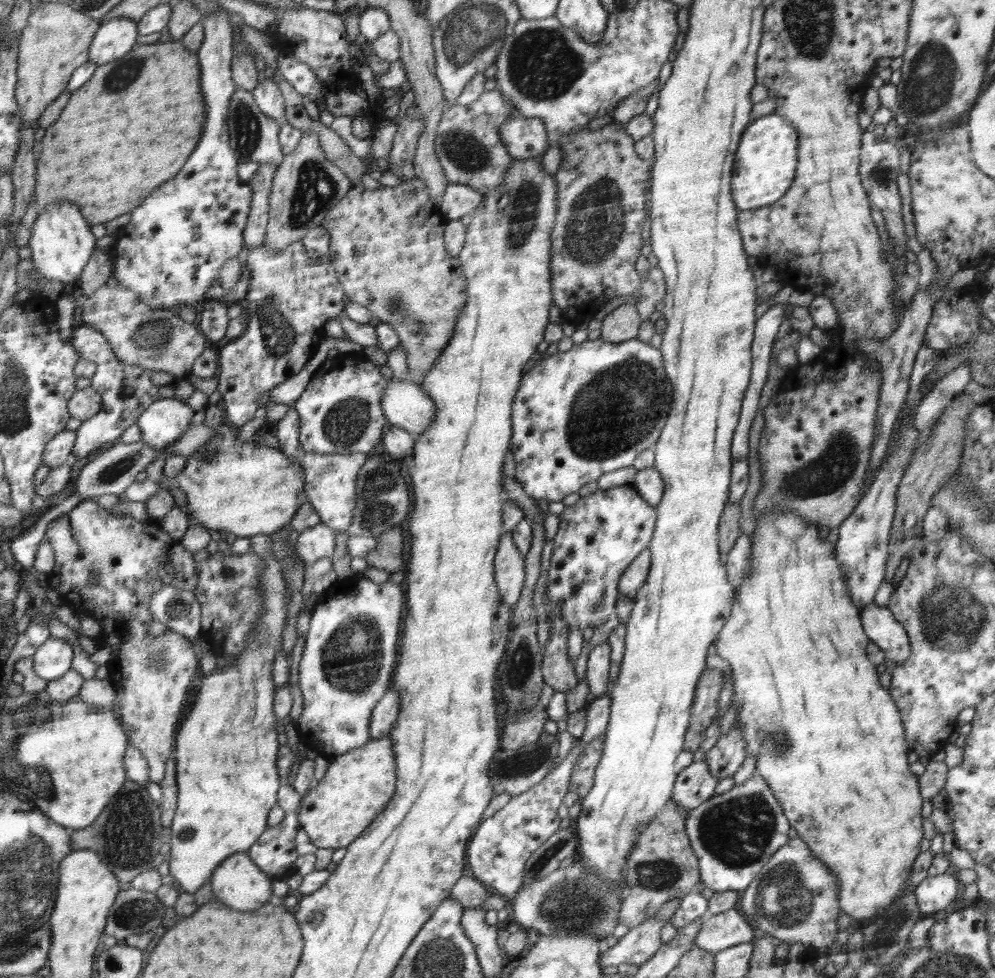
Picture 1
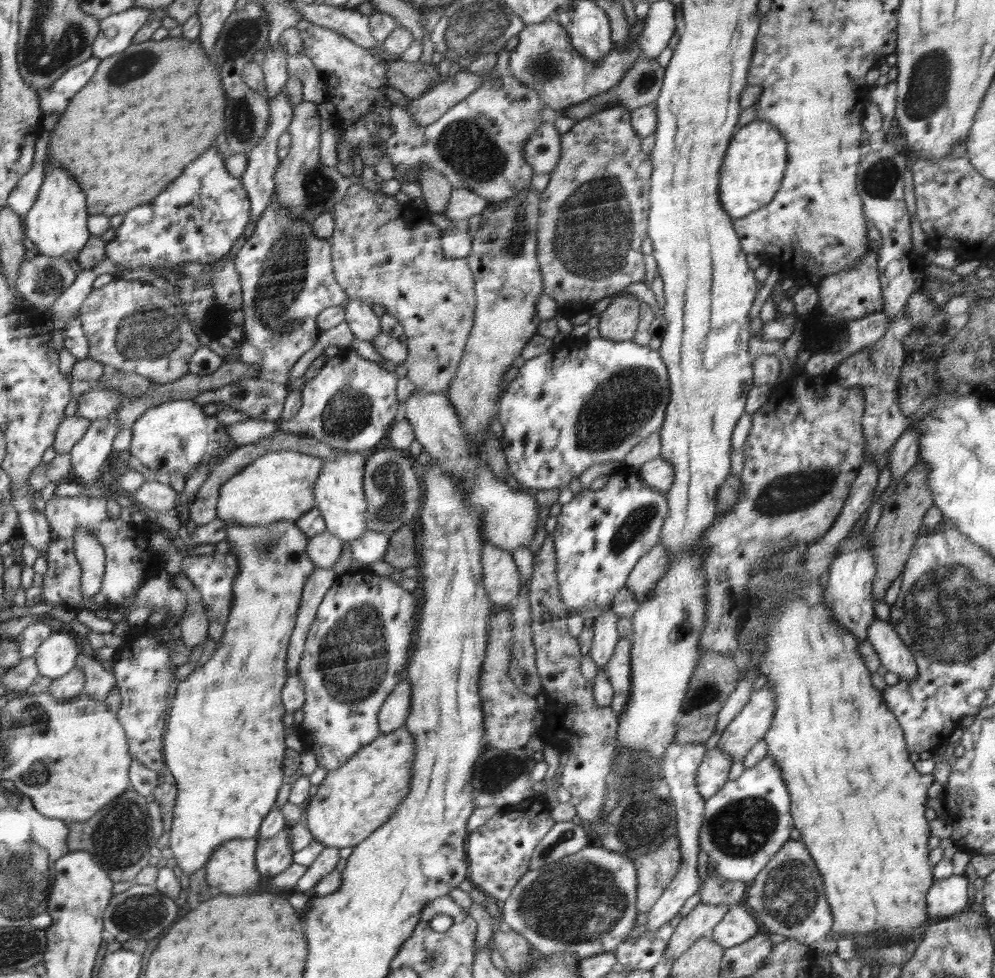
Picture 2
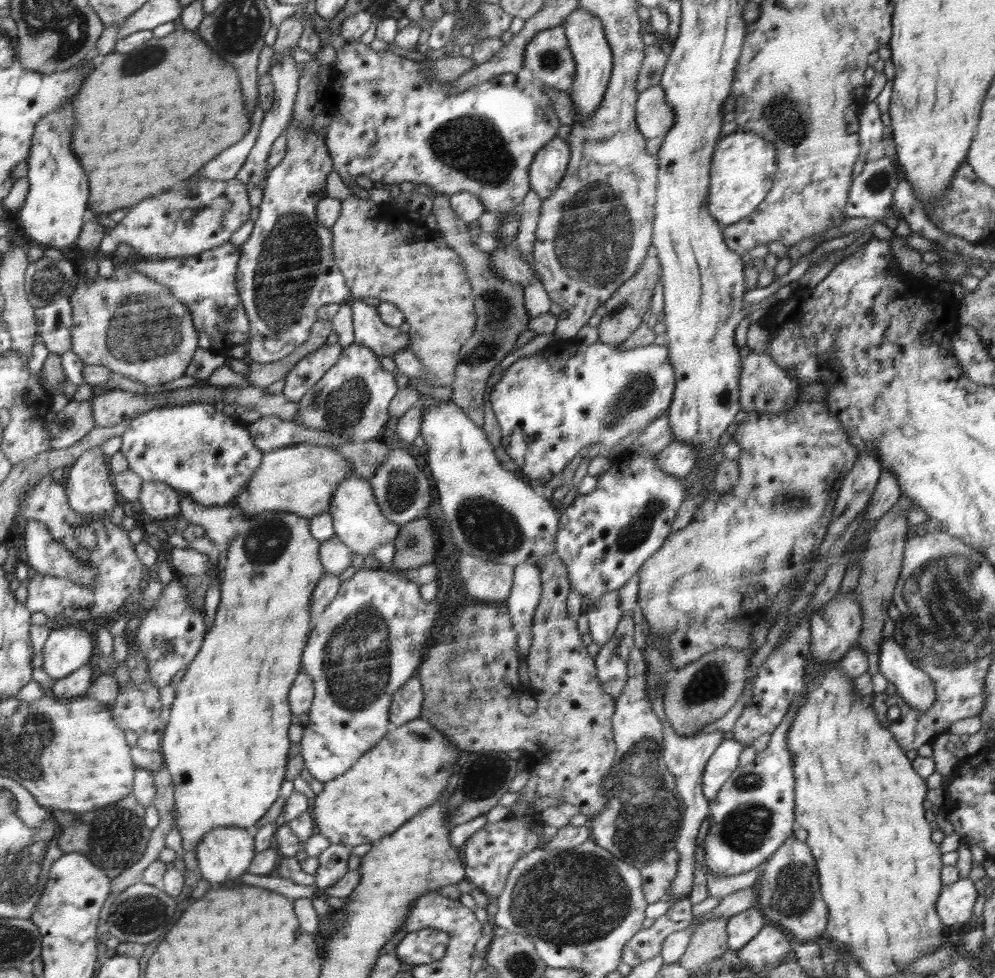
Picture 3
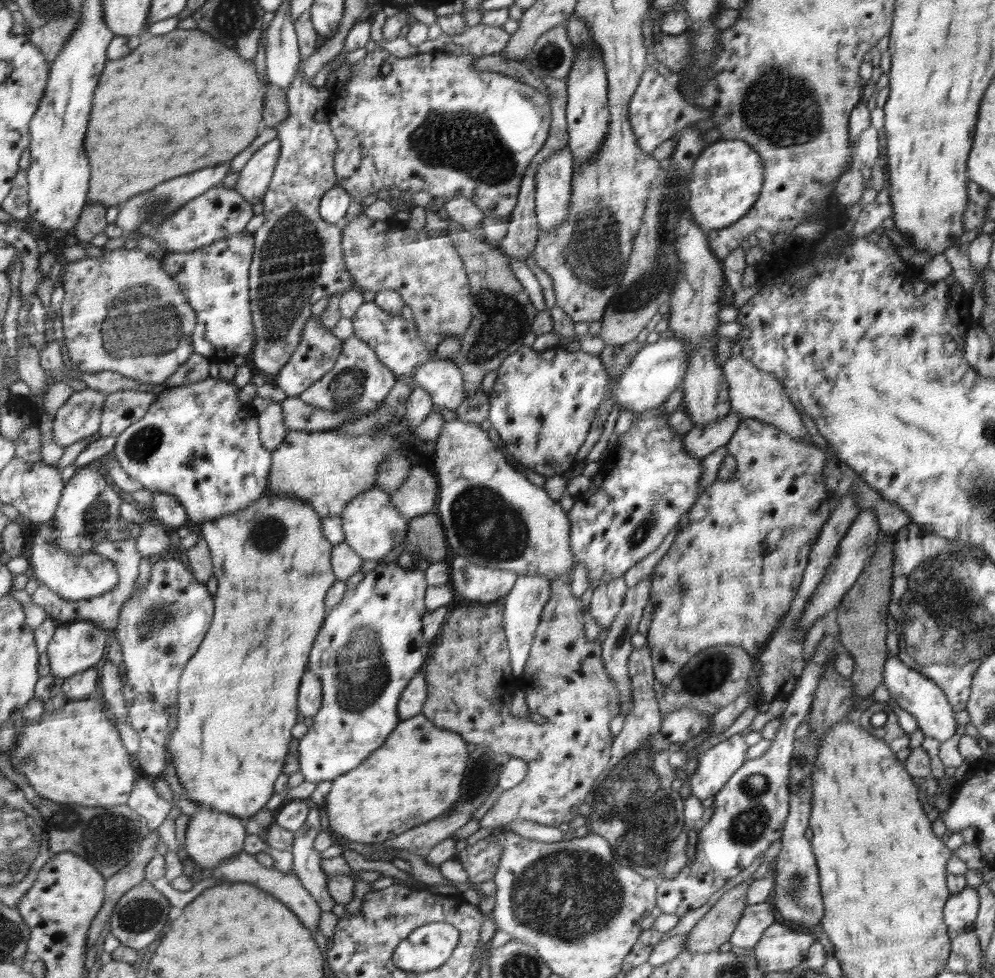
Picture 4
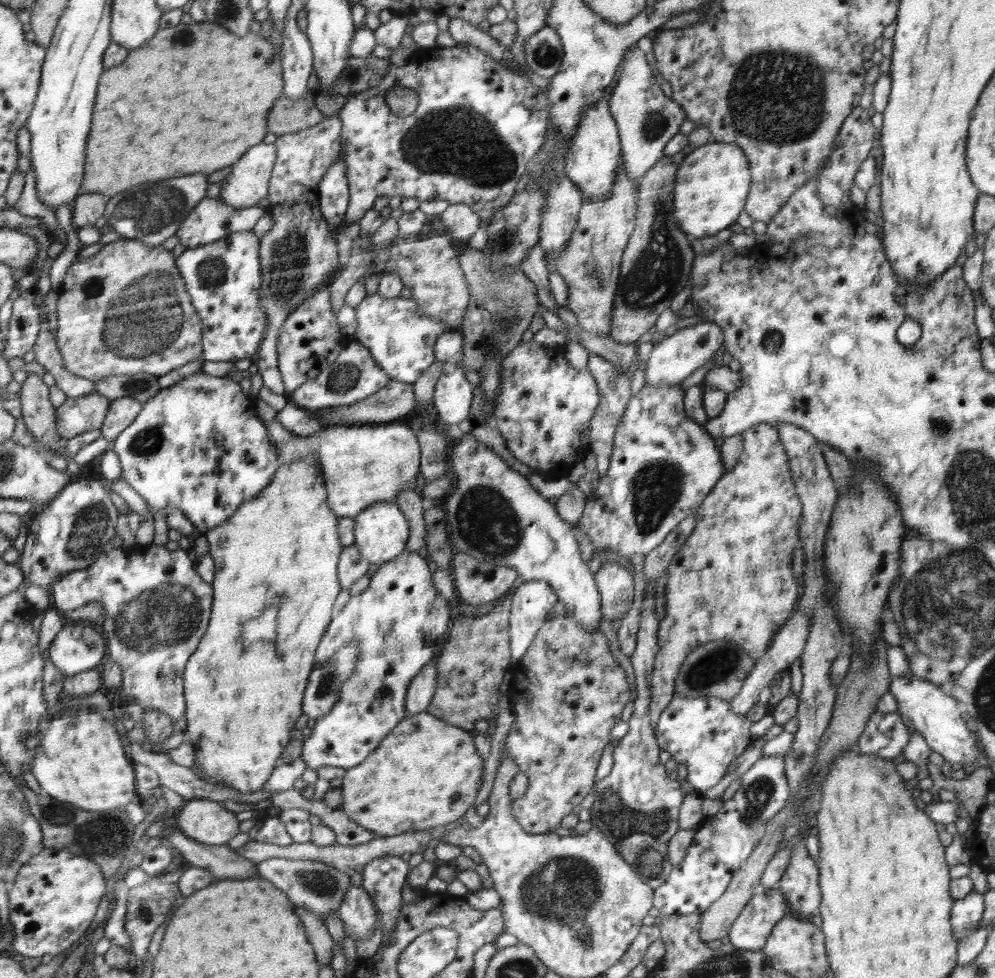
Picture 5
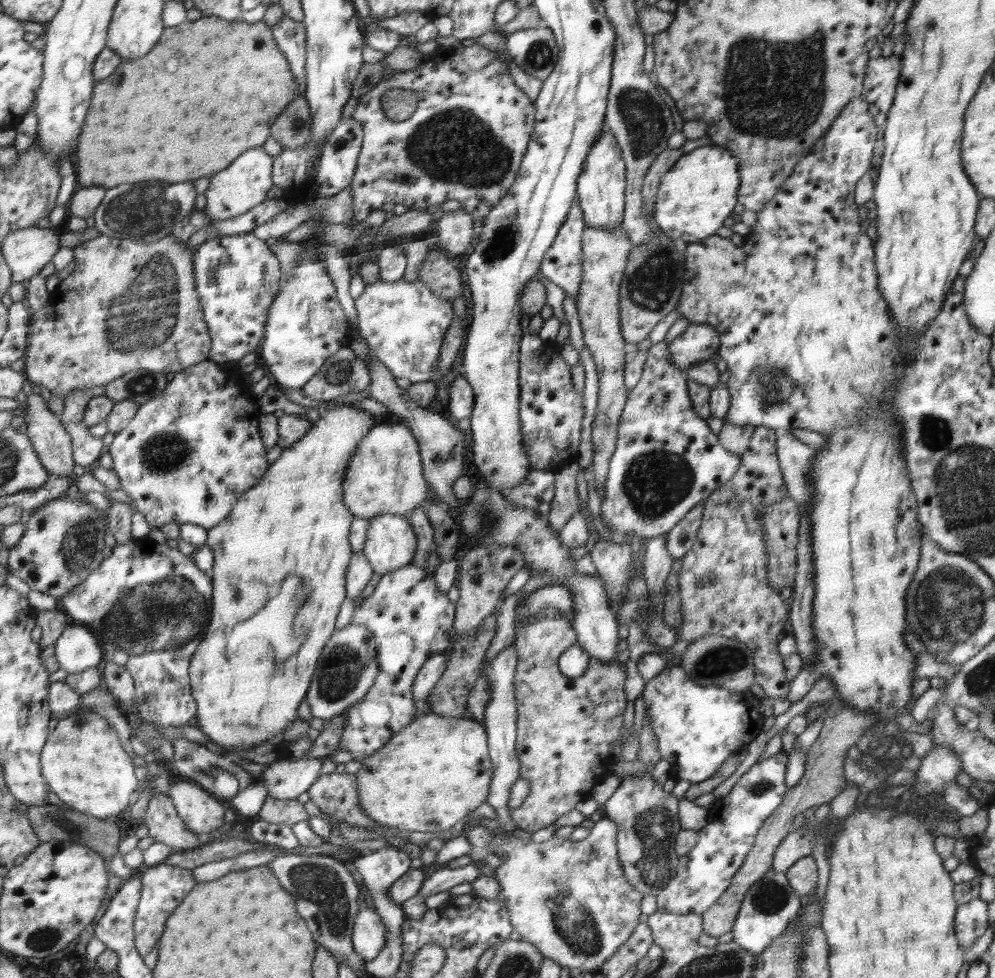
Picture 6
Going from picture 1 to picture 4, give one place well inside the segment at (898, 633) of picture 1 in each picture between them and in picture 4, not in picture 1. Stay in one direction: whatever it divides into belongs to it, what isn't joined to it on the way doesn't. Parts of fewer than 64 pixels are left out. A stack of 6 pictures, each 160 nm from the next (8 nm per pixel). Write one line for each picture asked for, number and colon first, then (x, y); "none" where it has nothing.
2: (894, 655)
3: (913, 686)
4: (925, 700)

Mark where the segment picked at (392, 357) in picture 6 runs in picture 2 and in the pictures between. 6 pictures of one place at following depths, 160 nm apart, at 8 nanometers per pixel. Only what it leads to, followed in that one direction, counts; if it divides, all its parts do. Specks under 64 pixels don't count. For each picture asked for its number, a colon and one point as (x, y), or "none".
2: (363, 322)
3: (370, 330)
4: (396, 341)
5: (401, 338)

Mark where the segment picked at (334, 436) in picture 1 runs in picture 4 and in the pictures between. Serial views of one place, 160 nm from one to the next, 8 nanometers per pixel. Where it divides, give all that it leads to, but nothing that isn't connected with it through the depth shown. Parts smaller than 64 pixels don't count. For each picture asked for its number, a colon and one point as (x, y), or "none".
2: (349, 404)
3: (352, 398)
4: (359, 381)

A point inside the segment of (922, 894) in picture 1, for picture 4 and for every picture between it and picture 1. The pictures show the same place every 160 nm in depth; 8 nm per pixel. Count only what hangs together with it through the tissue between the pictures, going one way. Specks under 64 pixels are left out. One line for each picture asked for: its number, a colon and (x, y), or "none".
2: (947, 897)
3: (954, 906)
4: (960, 911)

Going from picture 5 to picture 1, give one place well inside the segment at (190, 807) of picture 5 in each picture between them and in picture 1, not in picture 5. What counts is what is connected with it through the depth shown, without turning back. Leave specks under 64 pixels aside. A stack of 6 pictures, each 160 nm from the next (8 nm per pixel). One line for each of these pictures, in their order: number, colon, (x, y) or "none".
1: (240, 883)
2: (233, 869)
3: (228, 852)
4: (211, 838)

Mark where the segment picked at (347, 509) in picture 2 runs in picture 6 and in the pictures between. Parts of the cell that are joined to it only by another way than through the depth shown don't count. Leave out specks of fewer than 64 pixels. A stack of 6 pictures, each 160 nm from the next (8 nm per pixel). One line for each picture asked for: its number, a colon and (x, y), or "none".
3: (358, 522)
4: (373, 526)
5: (381, 531)
6: (390, 544)

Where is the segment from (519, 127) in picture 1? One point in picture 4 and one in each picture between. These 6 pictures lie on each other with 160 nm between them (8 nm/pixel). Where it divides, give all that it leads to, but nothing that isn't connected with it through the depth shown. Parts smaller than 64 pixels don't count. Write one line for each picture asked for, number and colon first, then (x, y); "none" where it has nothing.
2: (543, 148)
3: (548, 168)
4: (554, 176)

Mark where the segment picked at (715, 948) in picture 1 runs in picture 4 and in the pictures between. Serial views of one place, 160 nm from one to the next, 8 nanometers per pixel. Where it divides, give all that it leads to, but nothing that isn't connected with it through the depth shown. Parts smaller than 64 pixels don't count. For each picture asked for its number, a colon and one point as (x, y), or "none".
2: (737, 926)
3: (743, 927)
4: (756, 918)

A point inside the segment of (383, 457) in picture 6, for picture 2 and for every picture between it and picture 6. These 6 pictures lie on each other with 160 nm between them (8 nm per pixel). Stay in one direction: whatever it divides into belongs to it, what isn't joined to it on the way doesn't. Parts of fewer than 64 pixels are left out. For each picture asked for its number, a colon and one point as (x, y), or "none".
2: (280, 485)
3: (301, 478)
4: (327, 469)
5: (363, 464)

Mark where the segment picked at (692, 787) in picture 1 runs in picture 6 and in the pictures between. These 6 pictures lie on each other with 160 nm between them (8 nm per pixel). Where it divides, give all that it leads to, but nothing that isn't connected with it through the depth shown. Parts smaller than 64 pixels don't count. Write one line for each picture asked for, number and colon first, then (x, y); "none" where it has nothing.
2: (713, 773)
3: (724, 761)
4: (715, 767)
5: (706, 734)
6: (697, 727)

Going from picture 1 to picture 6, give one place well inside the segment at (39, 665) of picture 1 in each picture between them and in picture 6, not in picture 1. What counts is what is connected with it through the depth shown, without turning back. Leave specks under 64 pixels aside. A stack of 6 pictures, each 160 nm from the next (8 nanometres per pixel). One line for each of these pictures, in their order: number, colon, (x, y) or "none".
2: (56, 656)
3: (68, 647)
4: (75, 647)
5: (77, 648)
6: (77, 649)

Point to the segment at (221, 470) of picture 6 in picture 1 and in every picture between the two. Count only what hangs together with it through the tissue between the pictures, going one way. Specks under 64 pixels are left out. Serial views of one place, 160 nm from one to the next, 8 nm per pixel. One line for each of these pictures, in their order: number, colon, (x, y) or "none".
1: (164, 422)
2: (176, 436)
3: (211, 457)
4: (198, 442)
5: (199, 446)

